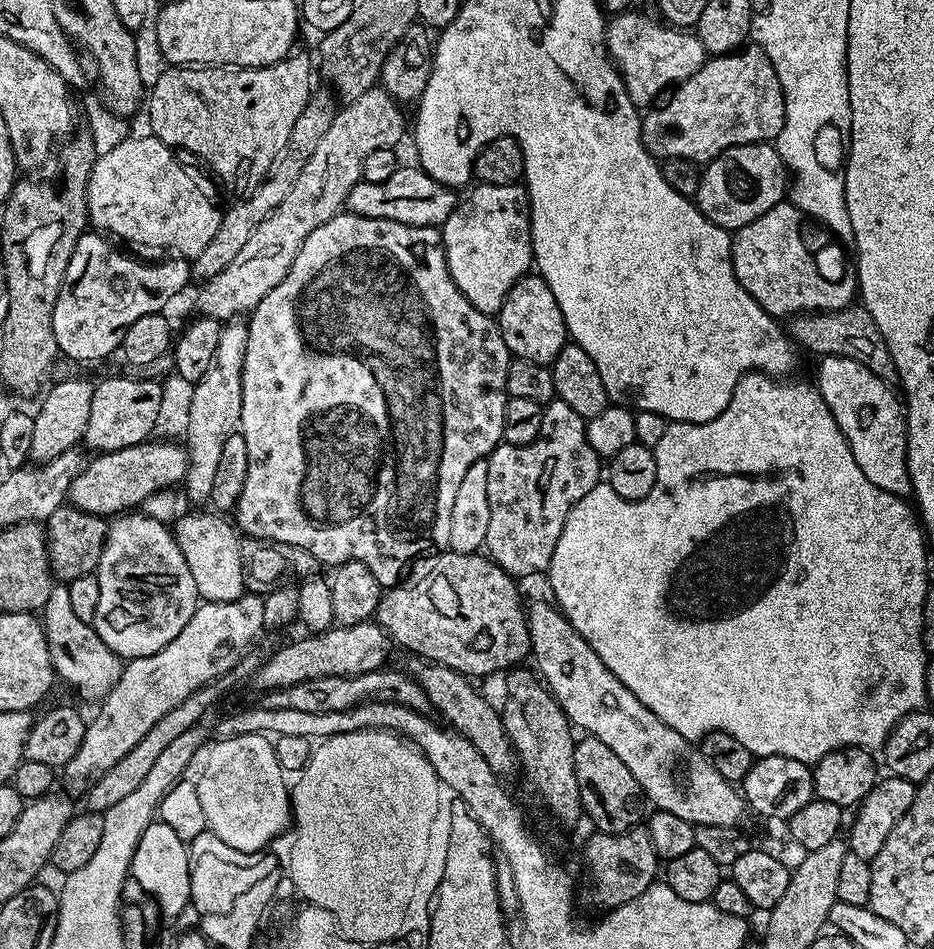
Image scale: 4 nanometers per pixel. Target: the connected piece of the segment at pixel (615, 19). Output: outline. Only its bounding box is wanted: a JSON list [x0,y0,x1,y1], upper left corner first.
[604,11,706,110]

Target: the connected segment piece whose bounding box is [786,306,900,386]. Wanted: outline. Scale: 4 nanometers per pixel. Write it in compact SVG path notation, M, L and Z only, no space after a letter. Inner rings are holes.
M849 306L839 312L805 312L793 316L787 321L786 332L797 349L805 348L806 351L813 352L816 358L850 358L854 362L862 362L866 370L882 378L882 382L889 386L899 381L898 366L894 366L894 358L890 358L890 346L886 346L882 330L878 330L874 318L870 318L863 306Z

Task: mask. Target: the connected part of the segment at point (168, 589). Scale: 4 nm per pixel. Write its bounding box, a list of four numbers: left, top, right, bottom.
[92,510,200,662]

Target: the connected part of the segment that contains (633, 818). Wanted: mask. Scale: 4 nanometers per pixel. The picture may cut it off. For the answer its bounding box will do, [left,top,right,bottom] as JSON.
[574,735,646,832]

